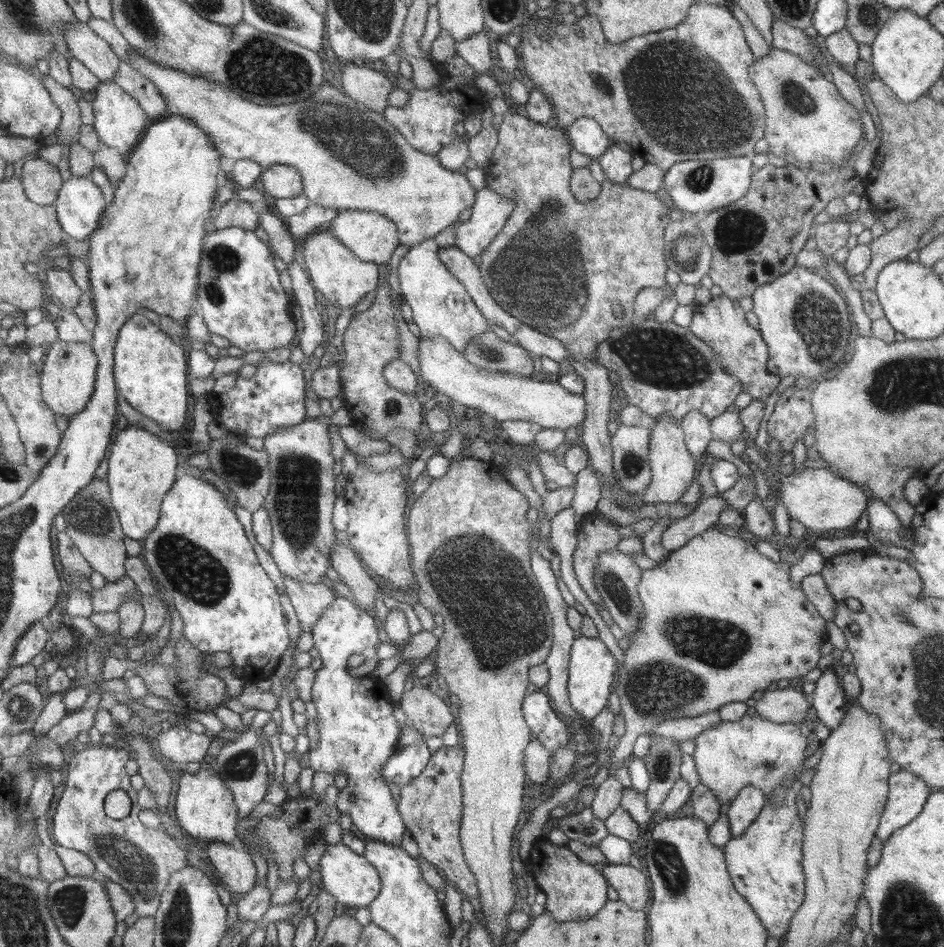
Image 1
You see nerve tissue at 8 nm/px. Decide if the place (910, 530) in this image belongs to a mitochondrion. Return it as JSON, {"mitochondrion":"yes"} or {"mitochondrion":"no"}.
{"mitochondrion":"no"}

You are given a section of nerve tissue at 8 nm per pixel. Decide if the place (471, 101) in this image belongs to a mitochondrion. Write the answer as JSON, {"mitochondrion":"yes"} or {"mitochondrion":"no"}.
{"mitochondrion":"no"}

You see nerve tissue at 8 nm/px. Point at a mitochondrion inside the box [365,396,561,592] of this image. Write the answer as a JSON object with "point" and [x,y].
{"point":[392,408]}

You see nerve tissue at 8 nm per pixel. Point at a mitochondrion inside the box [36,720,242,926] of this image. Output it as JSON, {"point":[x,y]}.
{"point":[127,861]}

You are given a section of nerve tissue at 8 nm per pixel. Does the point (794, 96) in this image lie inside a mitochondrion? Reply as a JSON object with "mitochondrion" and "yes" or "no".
{"mitochondrion":"yes"}

